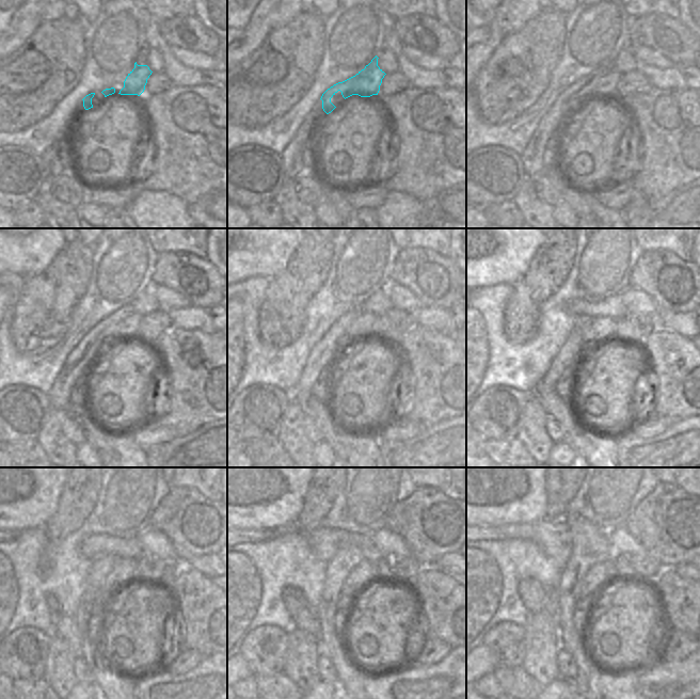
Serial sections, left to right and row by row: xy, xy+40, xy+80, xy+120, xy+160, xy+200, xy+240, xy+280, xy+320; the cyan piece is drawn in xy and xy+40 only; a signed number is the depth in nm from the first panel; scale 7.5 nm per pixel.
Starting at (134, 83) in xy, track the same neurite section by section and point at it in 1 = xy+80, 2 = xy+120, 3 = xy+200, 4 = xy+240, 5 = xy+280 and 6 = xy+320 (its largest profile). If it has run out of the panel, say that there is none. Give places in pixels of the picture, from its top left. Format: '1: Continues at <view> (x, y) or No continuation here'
1: Continues at xy+80 (602, 83)
2: Continues at xy+120 (123, 323)
3: Continues at xy+200 (600, 331)
4: Continues at xy+240 (124, 571)
5: Continues at xy+280 (364, 572)
6: Continues at xy+320 (601, 575).

